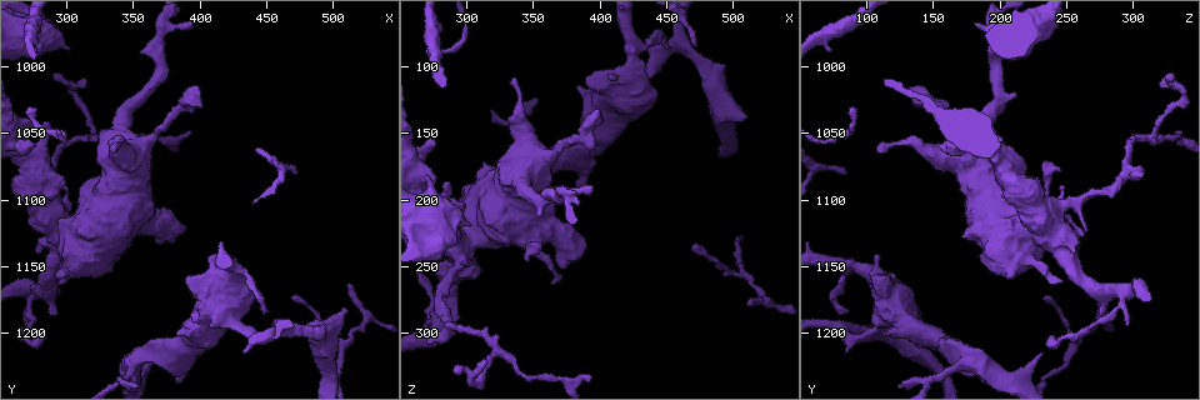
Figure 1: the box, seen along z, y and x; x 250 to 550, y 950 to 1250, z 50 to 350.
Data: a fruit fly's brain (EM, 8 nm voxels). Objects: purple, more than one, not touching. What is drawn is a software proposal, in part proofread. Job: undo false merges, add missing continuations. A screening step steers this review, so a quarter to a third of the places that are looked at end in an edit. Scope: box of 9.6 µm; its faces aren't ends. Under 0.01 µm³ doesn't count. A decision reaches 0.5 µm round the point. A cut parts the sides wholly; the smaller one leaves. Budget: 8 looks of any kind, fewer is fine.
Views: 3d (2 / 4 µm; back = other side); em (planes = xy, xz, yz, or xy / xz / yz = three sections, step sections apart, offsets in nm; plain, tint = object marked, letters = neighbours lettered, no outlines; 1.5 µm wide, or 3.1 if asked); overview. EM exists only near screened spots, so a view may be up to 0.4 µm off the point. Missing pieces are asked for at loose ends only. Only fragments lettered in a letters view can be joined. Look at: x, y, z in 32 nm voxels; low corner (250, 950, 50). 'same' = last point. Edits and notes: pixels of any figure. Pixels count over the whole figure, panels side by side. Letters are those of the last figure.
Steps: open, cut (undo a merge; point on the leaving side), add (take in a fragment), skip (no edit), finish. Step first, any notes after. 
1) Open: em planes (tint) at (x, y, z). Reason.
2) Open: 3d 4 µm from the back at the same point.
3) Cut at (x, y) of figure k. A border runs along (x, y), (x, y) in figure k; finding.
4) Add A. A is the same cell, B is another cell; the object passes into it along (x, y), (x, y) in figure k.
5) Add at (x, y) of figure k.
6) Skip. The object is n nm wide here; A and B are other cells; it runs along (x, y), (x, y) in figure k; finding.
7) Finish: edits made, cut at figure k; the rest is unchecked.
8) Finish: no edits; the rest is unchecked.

Open: 3d 4 µm at (398, 1018, 132).

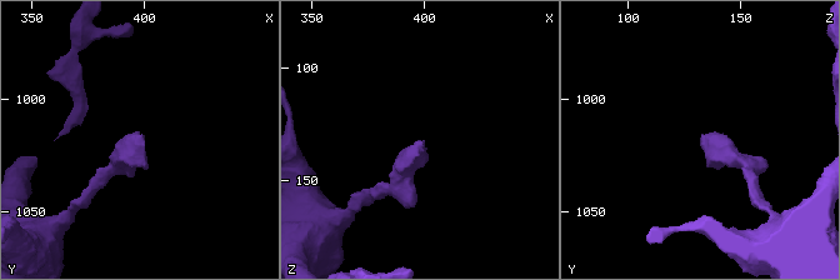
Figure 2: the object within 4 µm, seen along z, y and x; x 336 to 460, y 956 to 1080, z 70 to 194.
Open: em xz step 8 (tint) at (400, 1017, 133).

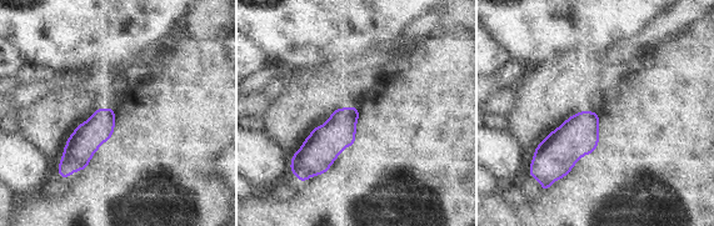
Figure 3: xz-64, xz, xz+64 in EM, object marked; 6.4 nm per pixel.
Open: em xz step 8 (letters) at the same point.

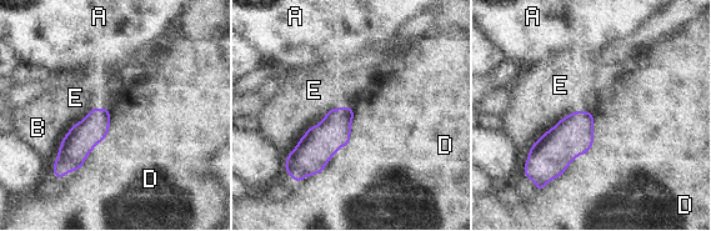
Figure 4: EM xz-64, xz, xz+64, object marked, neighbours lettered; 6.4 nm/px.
Skip. A, B, D and E are other cells; none of them fits.

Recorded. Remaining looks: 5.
Open: em yz step 4 (tint) at (294, 1112, 240). Thick turns thin.

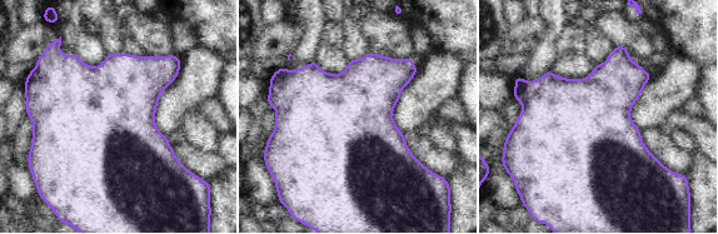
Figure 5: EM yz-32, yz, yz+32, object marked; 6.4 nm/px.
Open: em planes (letters) at the same point.

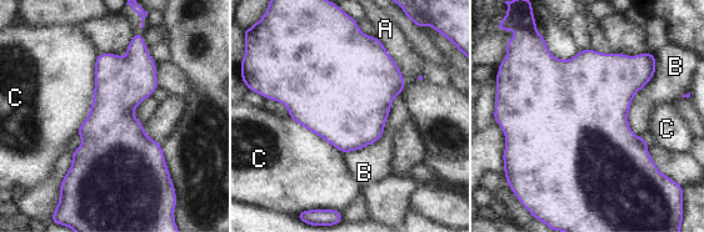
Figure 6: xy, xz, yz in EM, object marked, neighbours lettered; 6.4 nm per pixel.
Skip. The object is 650 nm wide here; A, B and C are other cells; a border runs along (374, 36), (395, 62), (405, 84) in figure 6; continuous, no second neuron.

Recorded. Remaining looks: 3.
Open: em planes (letters) at (278, 1170, 292). Three-way junction.

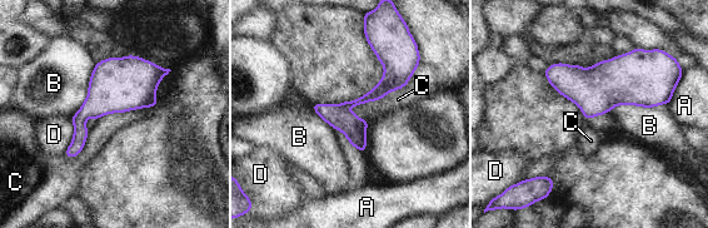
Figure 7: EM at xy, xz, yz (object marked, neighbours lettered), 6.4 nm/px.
Skip. A, B, C and D are other cells; a border runs along (404, 88), (345, 109) in figure 7; continuous, no second neuron.

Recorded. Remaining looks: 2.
Finish: no edits; the rest is unchecked.

